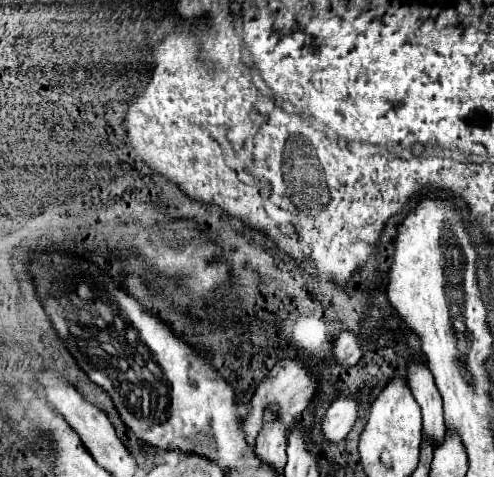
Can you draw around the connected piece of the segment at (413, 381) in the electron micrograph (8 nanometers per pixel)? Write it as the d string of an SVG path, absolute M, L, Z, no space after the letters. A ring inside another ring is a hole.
M417 358L409 364L409 388L413 398L421 406L423 412L423 436L433 444L441 444L445 438L445 422L443 422L443 402L441 394L435 386L433 374L425 368L423 358Z

